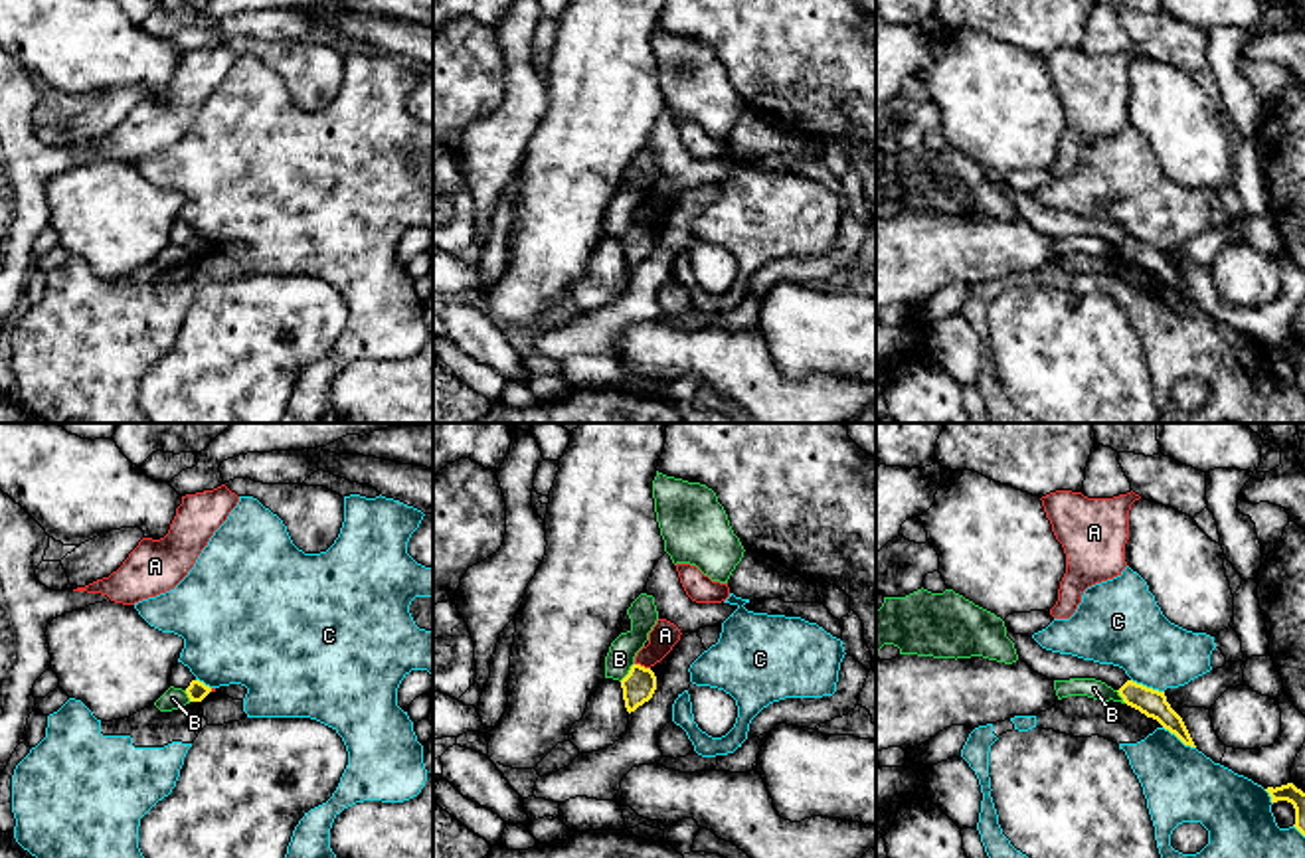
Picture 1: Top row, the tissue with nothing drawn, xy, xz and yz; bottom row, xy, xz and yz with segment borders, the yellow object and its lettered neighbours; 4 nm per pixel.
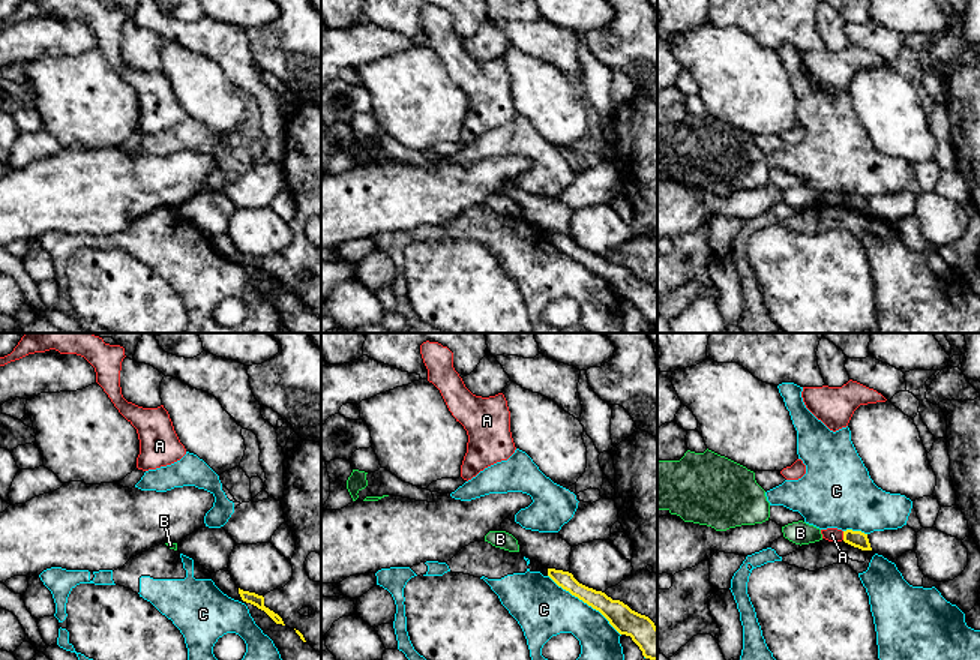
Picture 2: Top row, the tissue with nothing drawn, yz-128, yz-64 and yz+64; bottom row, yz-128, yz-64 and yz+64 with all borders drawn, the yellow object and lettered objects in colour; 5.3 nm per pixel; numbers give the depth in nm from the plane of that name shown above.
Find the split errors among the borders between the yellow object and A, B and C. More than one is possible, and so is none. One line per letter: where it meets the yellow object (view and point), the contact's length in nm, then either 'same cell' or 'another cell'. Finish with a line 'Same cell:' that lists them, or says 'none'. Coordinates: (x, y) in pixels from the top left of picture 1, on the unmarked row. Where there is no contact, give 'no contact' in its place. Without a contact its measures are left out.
A: meets yellow in xz at (643, 224); contact 70 nm long; another cell
B: meets yellow in xz at (629, 230); contact 100 nm long; another cell
C: meets yellow in yz at (1145, 244); contact 150 nm long; another cell
Same cell: none

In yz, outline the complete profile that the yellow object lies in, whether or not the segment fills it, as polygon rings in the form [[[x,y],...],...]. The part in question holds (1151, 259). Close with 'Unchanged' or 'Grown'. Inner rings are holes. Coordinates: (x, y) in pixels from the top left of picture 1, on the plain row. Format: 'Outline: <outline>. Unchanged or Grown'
Outline: [[[1127,237],[1119,247],[1123,259],[1147,275],[1157,277],[1165,287],[1174,291],[1184,302],[1196,304],[1182,275],[1171,265],[1165,249],[1147,245],[1133,237]]]. Unchanged

